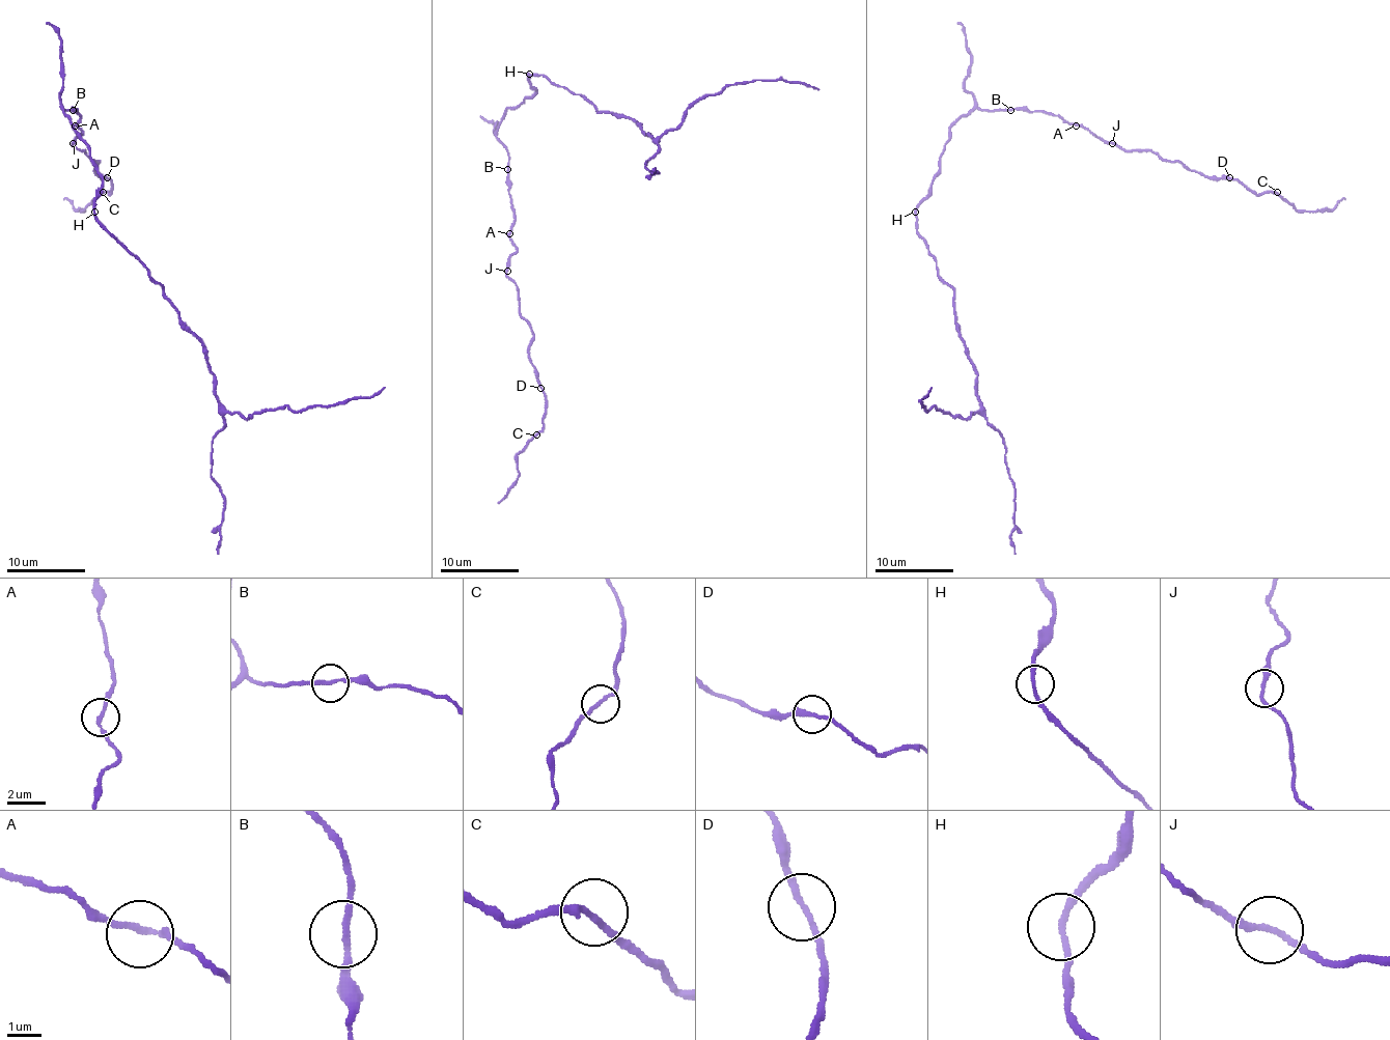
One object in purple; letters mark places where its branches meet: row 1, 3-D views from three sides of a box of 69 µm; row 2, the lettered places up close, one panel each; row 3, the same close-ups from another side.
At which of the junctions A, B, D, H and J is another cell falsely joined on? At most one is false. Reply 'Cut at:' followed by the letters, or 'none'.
Cut at: none

